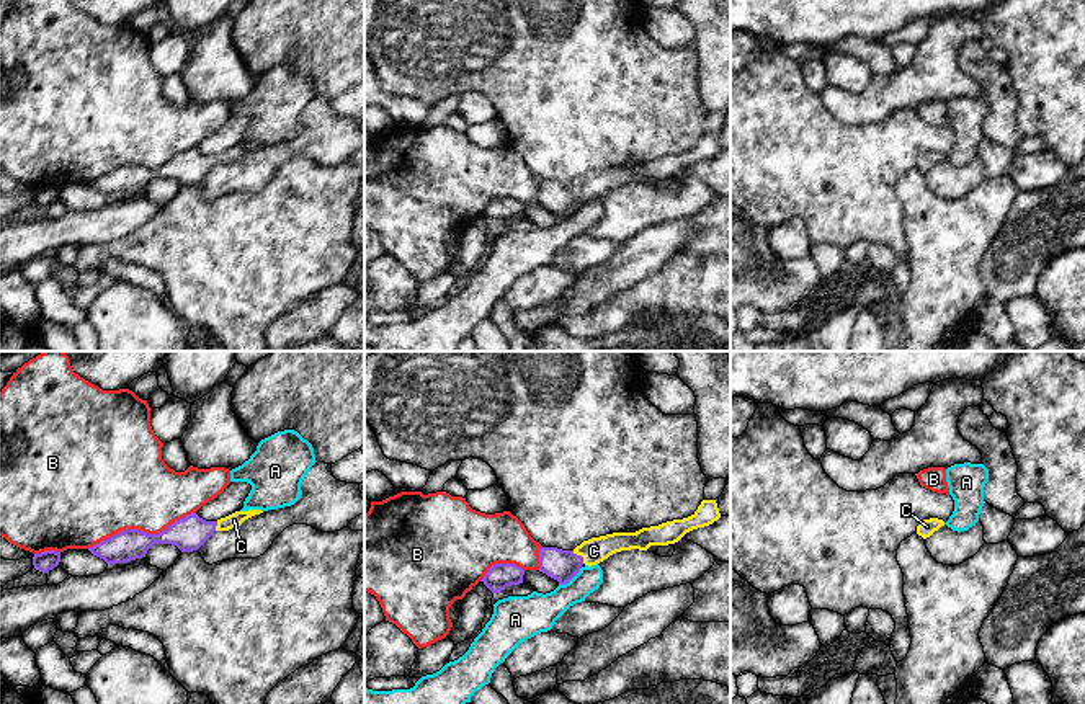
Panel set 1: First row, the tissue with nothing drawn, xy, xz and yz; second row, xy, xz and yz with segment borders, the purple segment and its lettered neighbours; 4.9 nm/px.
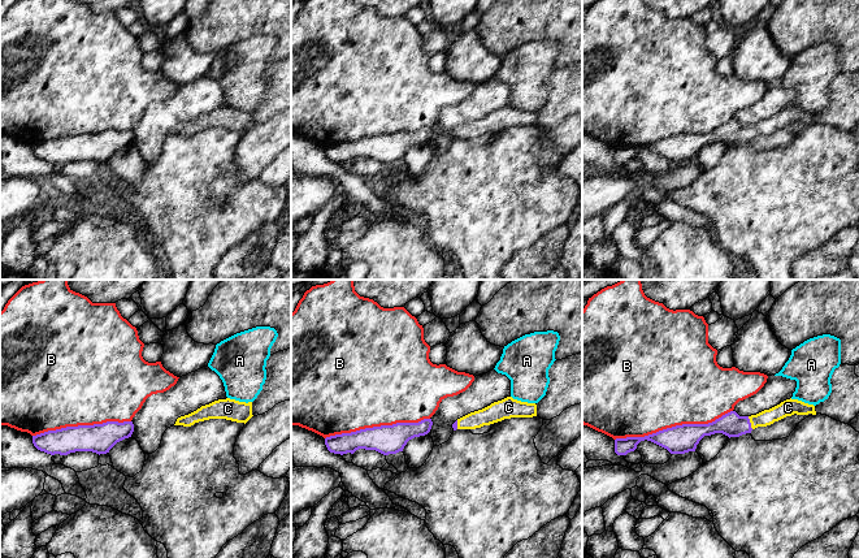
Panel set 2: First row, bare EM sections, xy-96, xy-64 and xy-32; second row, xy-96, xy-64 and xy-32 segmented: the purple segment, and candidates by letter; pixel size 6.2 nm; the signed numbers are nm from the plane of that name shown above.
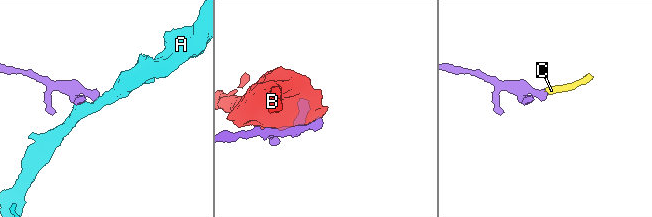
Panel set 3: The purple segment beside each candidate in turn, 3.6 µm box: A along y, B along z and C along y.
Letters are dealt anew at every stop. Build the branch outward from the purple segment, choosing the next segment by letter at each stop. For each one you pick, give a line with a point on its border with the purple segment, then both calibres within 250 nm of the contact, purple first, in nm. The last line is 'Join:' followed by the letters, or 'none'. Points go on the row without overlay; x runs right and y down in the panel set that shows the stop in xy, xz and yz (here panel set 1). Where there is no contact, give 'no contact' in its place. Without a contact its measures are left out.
C: meets purple in xz at (580, 190); 160 nm thick on the purple side, 130 nm on the other
Join: C

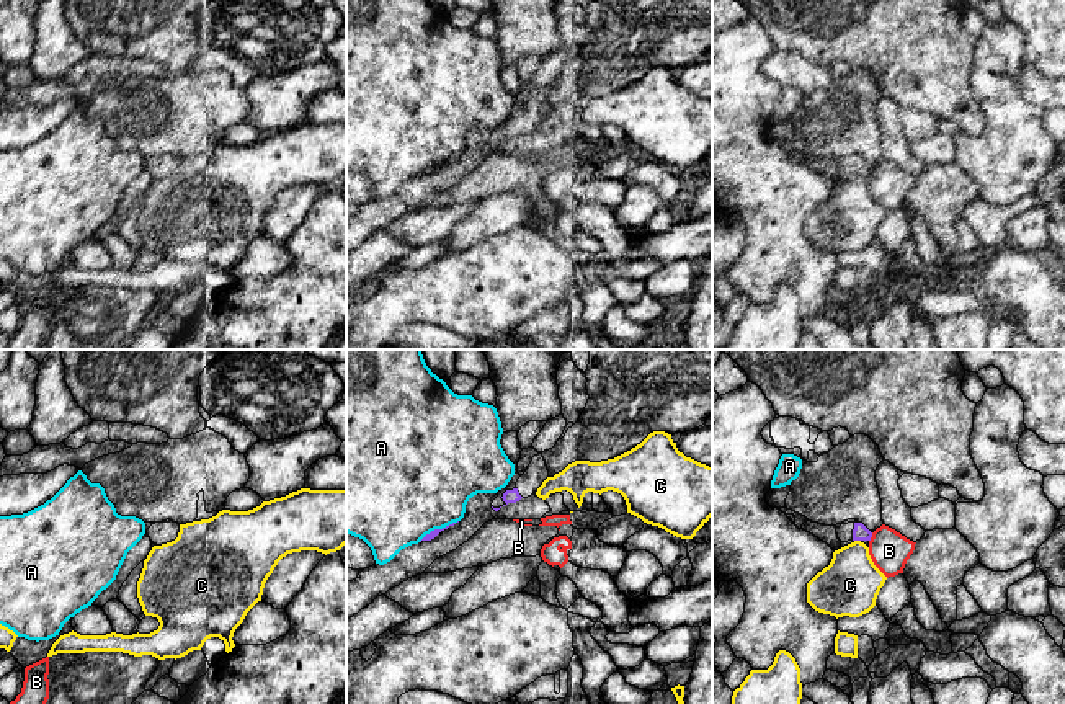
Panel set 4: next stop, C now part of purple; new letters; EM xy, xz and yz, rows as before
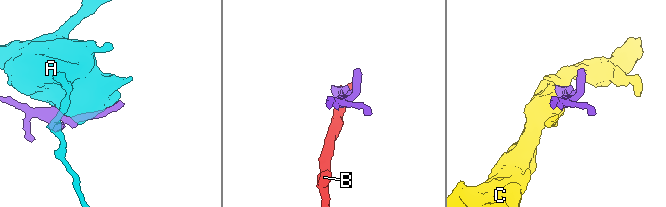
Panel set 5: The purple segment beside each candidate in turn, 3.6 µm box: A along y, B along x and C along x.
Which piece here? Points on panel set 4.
Join: none

